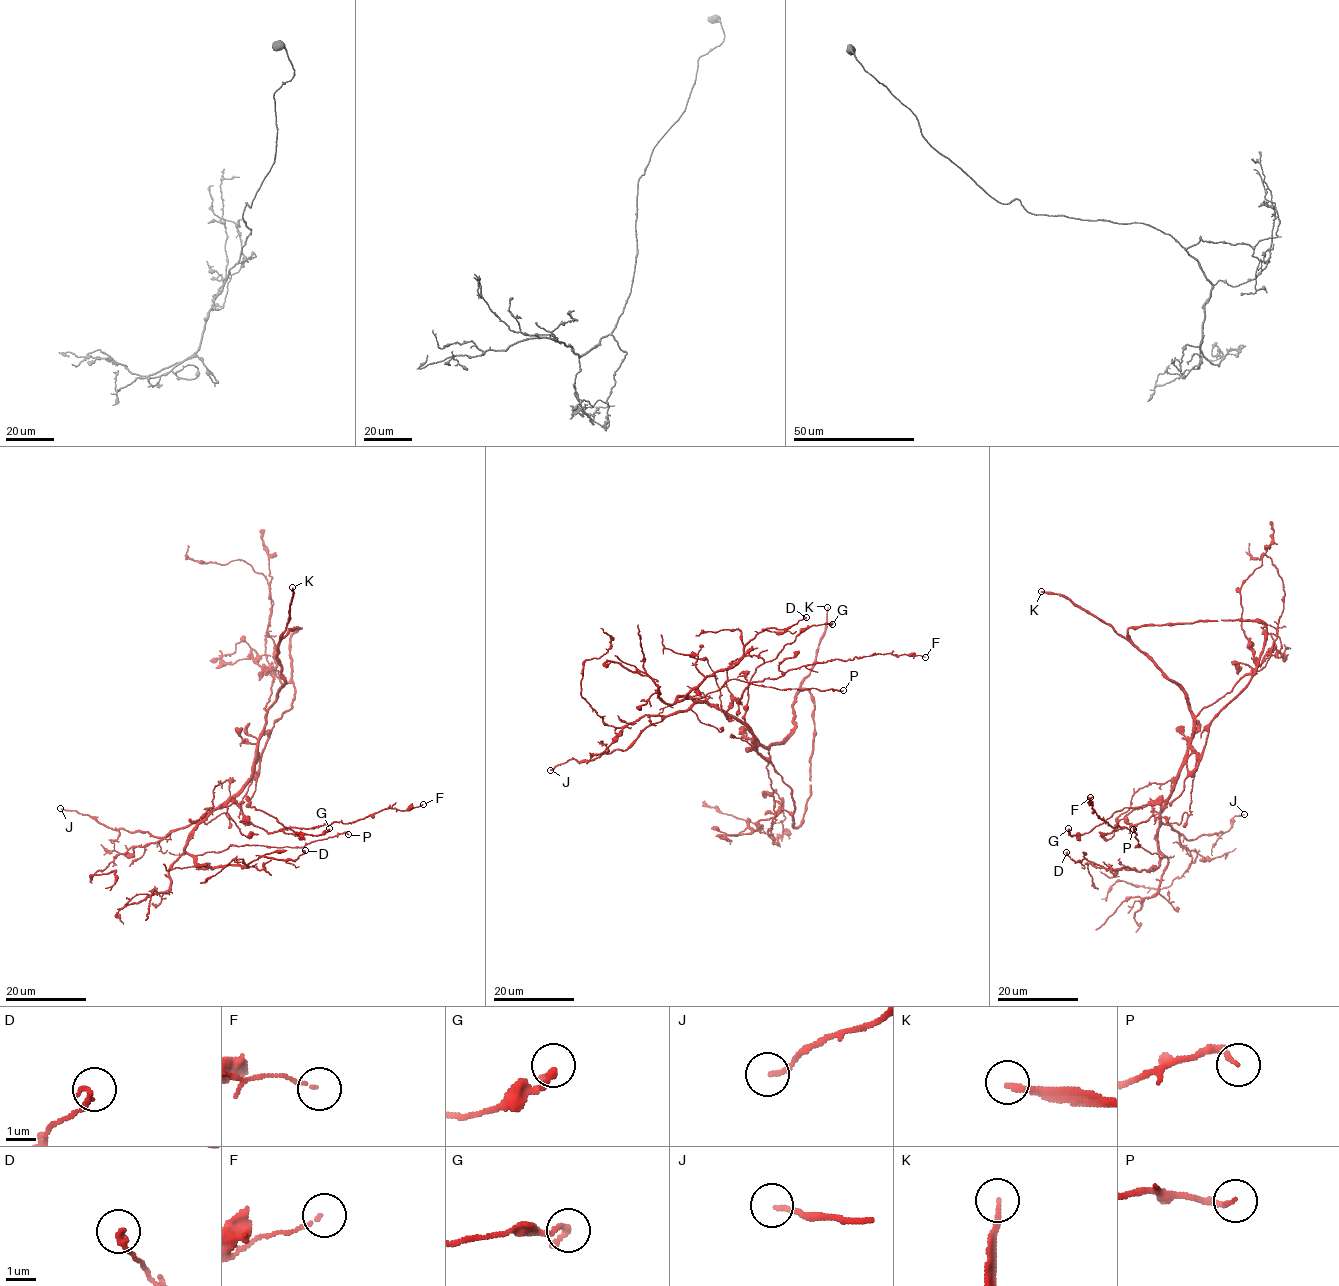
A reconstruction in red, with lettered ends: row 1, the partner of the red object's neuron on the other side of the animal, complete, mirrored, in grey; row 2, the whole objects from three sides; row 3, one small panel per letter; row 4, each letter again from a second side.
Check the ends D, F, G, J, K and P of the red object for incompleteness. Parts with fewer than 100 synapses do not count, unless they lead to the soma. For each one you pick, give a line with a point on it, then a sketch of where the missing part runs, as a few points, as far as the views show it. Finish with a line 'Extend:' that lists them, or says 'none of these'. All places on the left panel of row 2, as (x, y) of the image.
K: at (292, 587)
Extend: K

